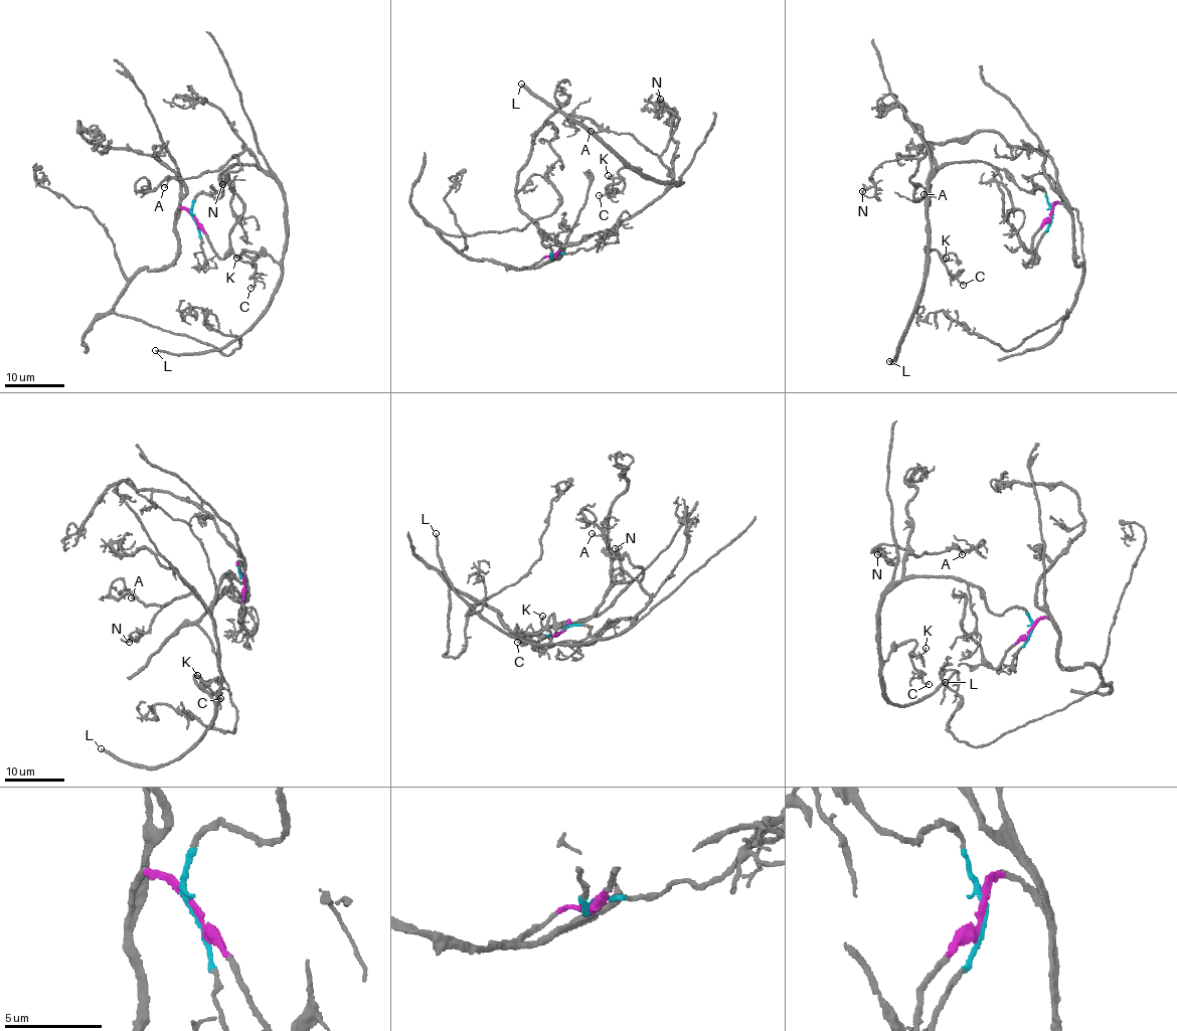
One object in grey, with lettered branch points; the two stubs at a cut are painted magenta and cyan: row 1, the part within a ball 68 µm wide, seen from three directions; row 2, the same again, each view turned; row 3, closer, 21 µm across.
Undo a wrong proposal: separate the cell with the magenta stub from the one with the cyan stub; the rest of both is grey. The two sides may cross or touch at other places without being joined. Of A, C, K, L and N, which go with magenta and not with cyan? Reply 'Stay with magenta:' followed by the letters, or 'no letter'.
Stay with magenta: no letter

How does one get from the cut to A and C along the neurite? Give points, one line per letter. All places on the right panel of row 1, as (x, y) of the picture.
A: (1051, 213), (1043, 189), (1027, 191), (991, 164), (939, 166), (926, 151), (910, 181), (922, 194)
C: (1051, 213), (1043, 189), (1027, 191), (991, 164), (937, 168), (927, 252), (963, 285)

